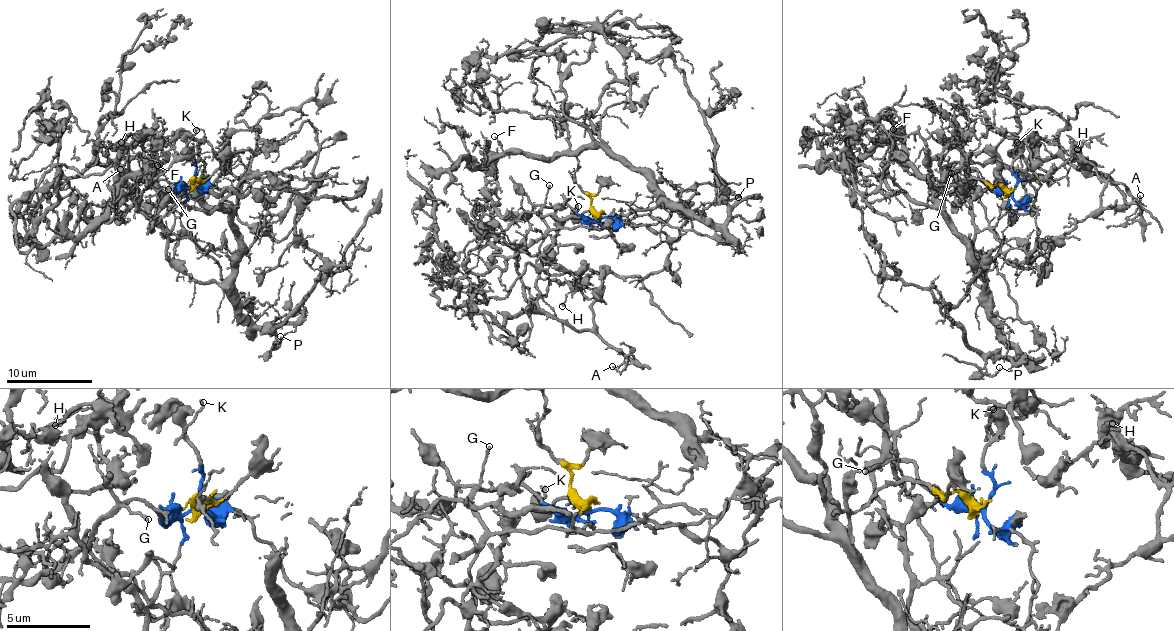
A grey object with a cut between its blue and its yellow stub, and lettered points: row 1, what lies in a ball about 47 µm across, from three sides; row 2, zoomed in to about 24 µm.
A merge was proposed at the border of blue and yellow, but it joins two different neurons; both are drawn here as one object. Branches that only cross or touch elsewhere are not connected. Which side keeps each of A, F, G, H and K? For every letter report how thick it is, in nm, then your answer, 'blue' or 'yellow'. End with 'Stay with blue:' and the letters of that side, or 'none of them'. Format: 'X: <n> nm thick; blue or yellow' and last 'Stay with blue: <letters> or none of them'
A: 100 nm thick; blue
F: 100 nm thick; yellow
G: 150 nm thick; blue
H: 130 nm thick; blue
K: 140 nm thick; blue
Stay with blue: A, G, H, K

